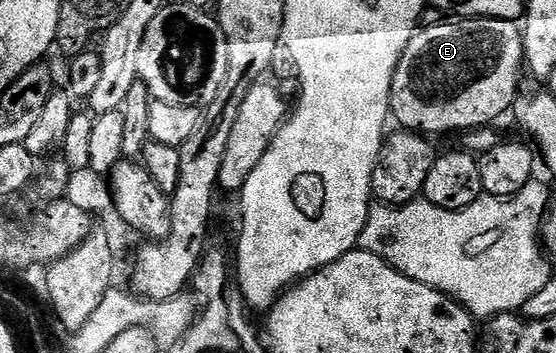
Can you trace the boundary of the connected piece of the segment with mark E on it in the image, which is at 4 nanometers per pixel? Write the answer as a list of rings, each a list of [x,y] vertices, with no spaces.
[[[459,18],[456,20],[441,20],[438,26],[429,26],[426,28],[418,29],[417,33],[413,35],[411,41],[407,44],[407,48],[403,52],[403,56],[399,60],[399,64],[395,68],[395,76],[391,80],[391,96],[389,97],[389,109],[391,111],[392,117],[397,118],[397,126],[404,128],[406,130],[411,130],[414,132],[424,132],[426,135],[434,136],[433,134],[449,134],[452,130],[461,130],[460,132],[468,132],[471,130],[480,130],[482,128],[489,128],[494,125],[493,121],[496,118],[501,118],[504,114],[508,115],[513,108],[513,101],[517,99],[519,93],[519,87],[517,84],[521,80],[521,70],[523,74],[523,67],[525,66],[525,48],[523,46],[523,36],[521,35],[521,26],[517,22],[508,22],[507,20],[495,20],[494,18]]]

